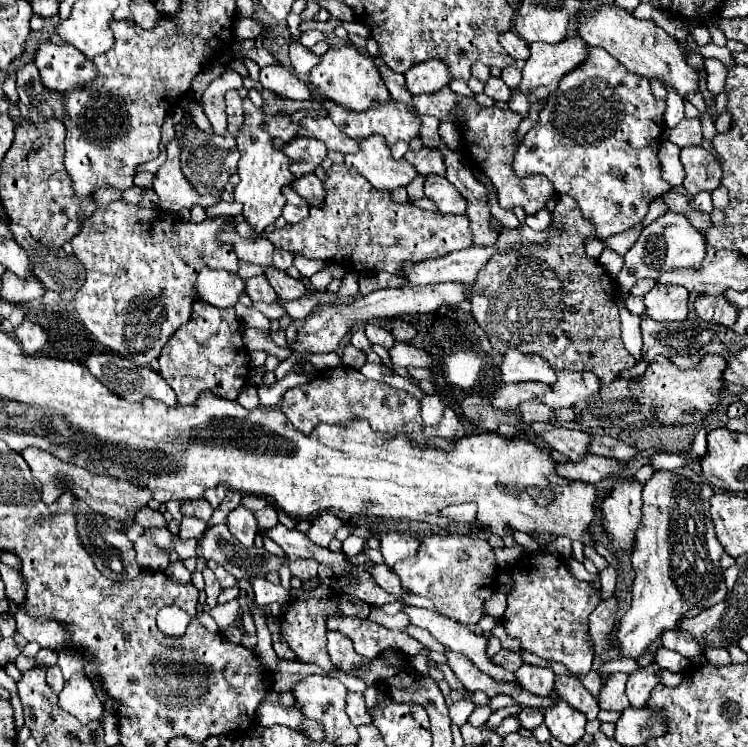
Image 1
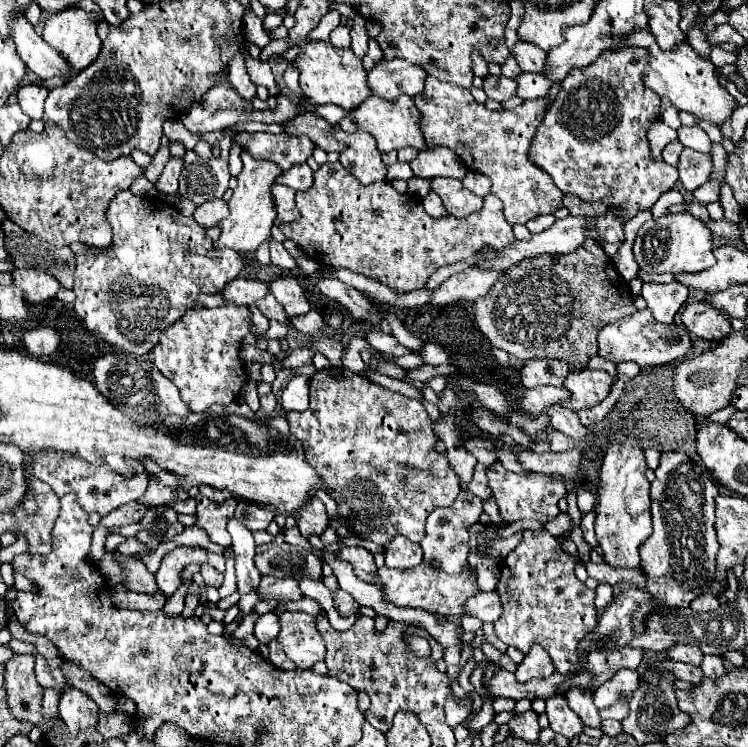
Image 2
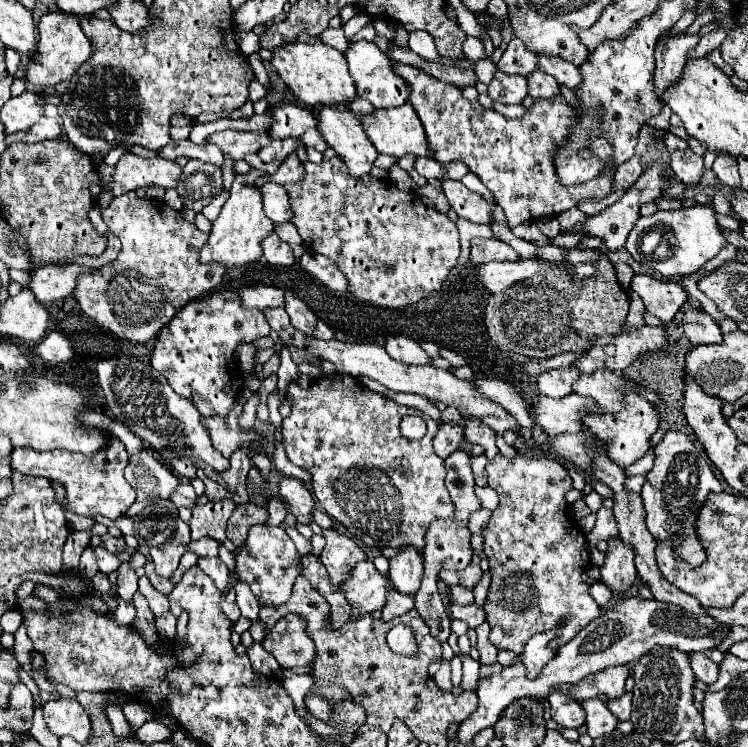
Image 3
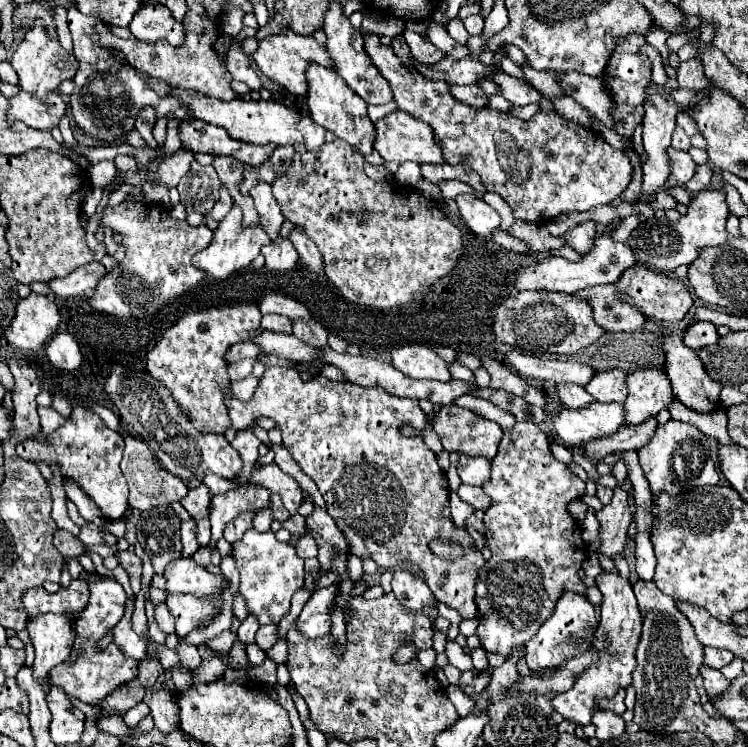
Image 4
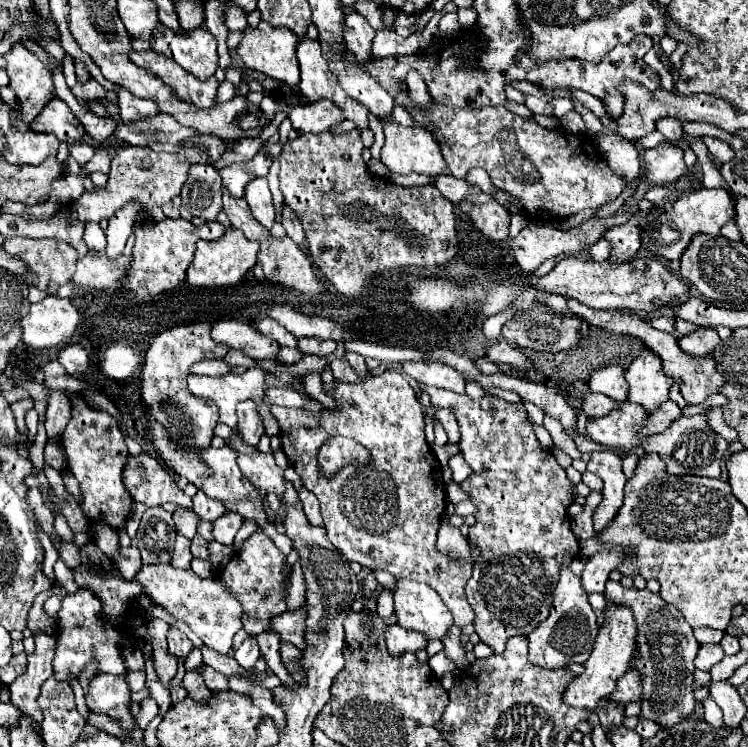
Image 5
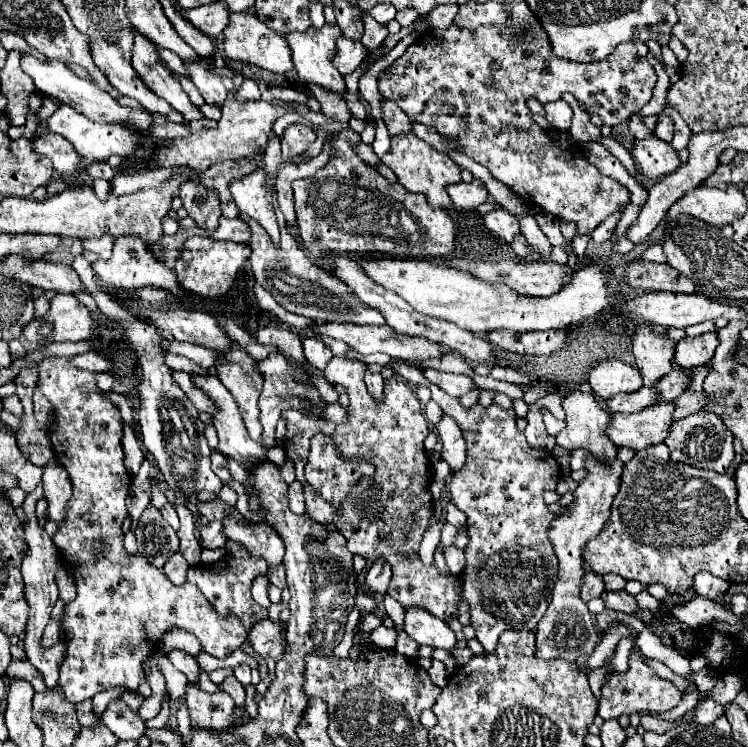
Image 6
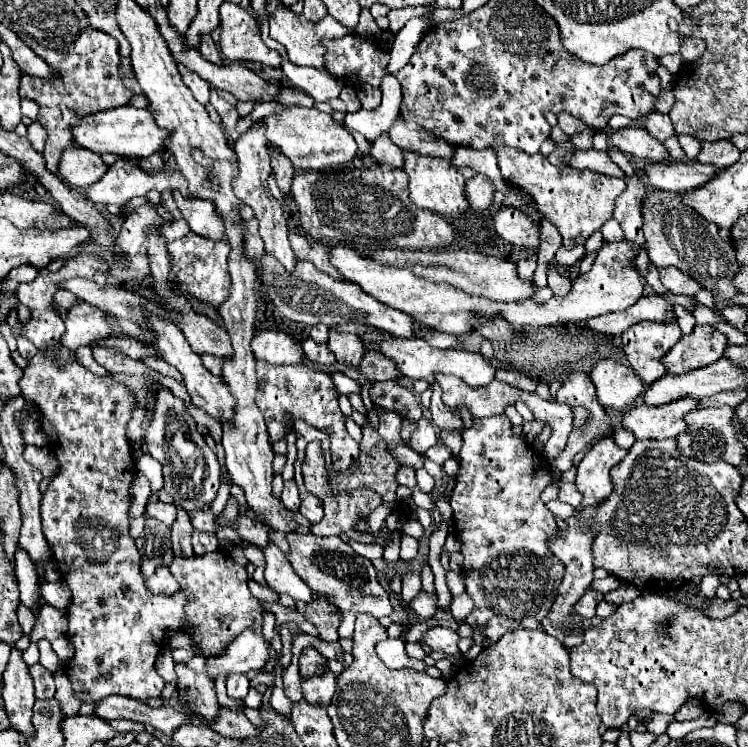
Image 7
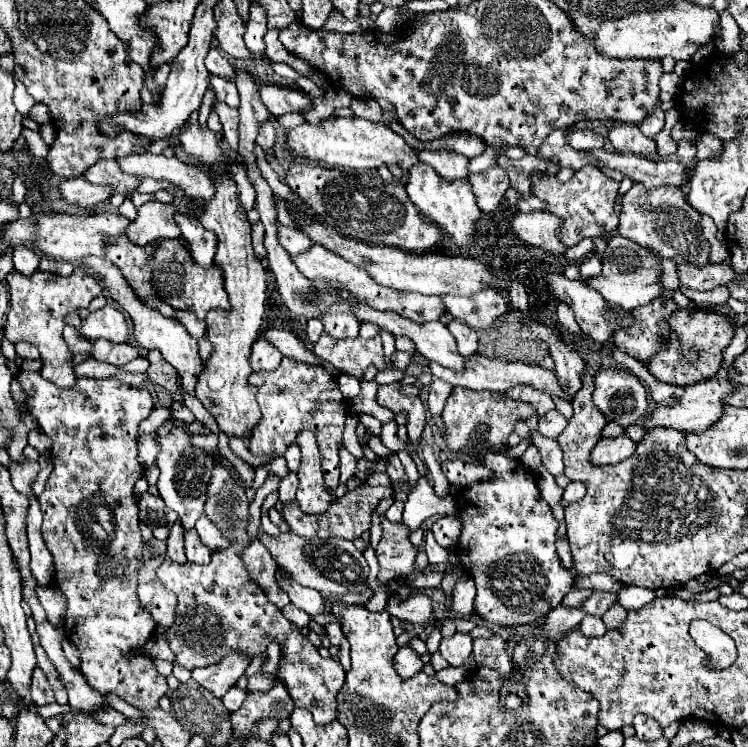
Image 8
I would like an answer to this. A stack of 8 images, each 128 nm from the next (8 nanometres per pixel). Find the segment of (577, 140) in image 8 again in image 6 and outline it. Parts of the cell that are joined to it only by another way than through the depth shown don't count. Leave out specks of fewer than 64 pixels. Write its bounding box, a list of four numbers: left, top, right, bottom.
[546,100,572,132]

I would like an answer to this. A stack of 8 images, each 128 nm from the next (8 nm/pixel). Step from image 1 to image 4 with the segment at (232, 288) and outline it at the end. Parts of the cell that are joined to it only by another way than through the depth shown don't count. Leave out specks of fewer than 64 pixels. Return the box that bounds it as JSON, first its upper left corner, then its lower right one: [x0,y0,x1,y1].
[258,294,314,322]

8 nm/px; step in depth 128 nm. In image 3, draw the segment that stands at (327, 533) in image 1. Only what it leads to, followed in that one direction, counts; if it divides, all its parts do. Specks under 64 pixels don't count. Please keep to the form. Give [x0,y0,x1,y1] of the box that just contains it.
[278,476,314,524]

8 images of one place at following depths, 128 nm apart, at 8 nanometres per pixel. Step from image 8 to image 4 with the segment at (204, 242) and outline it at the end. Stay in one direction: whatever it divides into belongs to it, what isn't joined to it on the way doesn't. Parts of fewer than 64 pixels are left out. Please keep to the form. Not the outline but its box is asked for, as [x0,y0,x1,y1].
[176,160,220,214]

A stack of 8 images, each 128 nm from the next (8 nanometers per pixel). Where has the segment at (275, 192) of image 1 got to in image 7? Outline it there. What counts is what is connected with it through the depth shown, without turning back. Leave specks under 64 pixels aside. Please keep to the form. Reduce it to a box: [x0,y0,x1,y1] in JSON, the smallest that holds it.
[168,232,230,308]

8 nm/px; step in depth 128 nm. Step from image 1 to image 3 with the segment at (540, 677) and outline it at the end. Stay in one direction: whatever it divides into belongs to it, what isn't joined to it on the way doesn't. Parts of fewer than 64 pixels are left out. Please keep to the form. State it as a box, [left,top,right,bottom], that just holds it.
[522,628,560,678]

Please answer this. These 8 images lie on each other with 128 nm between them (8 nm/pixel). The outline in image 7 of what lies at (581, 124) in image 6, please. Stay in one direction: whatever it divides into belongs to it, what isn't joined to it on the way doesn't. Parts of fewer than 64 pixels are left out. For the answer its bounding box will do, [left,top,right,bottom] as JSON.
[607,147,637,177]

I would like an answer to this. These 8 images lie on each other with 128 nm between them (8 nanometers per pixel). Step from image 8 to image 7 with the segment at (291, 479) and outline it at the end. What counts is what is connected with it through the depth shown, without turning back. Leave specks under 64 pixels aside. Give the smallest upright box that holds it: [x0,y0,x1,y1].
[282,480,300,510]

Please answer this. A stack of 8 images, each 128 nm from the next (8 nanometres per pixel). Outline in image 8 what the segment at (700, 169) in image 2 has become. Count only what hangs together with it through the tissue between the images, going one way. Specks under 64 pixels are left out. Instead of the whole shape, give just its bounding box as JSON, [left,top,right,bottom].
[608,124,656,156]

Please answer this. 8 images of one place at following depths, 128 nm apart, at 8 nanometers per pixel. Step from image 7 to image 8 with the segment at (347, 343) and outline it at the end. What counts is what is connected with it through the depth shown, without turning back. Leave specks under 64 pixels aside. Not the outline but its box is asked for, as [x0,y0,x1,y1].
[322,302,360,338]

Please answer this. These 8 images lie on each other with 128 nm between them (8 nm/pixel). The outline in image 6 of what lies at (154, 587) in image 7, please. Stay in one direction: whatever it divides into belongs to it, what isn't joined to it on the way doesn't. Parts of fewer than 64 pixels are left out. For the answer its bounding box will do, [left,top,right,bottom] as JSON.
[164,552,188,584]

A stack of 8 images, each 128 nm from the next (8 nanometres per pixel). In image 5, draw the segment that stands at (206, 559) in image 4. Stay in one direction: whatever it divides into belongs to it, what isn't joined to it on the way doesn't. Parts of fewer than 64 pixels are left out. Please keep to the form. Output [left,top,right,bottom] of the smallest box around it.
[190,538,208,560]

